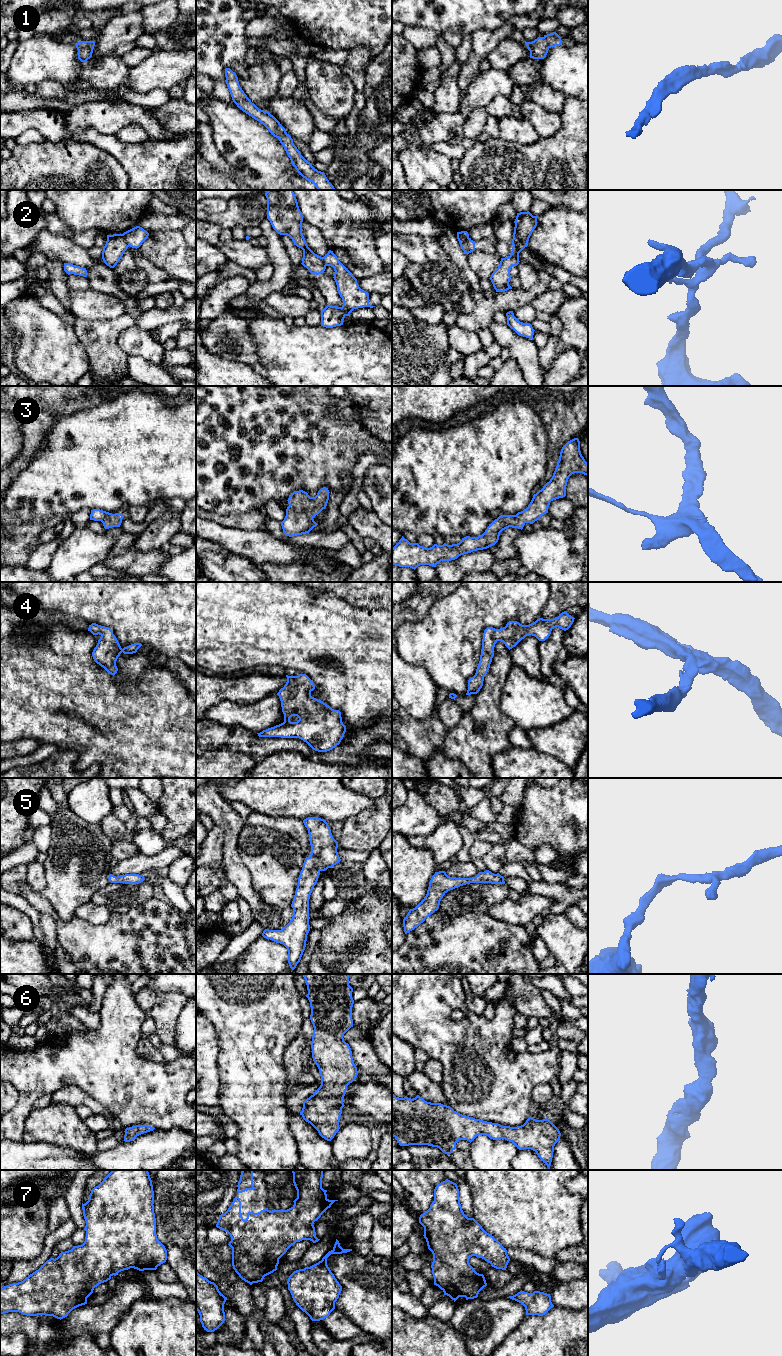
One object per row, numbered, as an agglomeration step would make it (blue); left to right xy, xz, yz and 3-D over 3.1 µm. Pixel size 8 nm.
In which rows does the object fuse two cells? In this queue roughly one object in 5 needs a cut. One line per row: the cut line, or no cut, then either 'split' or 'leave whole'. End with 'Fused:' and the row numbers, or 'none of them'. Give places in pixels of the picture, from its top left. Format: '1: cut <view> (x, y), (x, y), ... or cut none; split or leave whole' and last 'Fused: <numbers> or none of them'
1: cut none; leave whole
2: cut xy (122, 234), (129, 245); split
3: cut none; leave whole
4: cut none; leave whole
5: cut none; leave whole
6: cut none; leave whole
7: cut none; leave whole
Fused: 2

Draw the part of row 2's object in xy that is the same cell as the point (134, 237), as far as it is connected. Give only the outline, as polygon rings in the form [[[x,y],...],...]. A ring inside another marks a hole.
[[[136,226],[123,233],[127,244],[132,248],[139,248],[148,238],[149,233],[140,226]]]

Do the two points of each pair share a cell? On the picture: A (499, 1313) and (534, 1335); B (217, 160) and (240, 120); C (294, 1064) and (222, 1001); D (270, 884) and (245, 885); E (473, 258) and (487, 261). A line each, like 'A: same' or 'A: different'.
A: different
B: different
C: different
D: different
E: same

